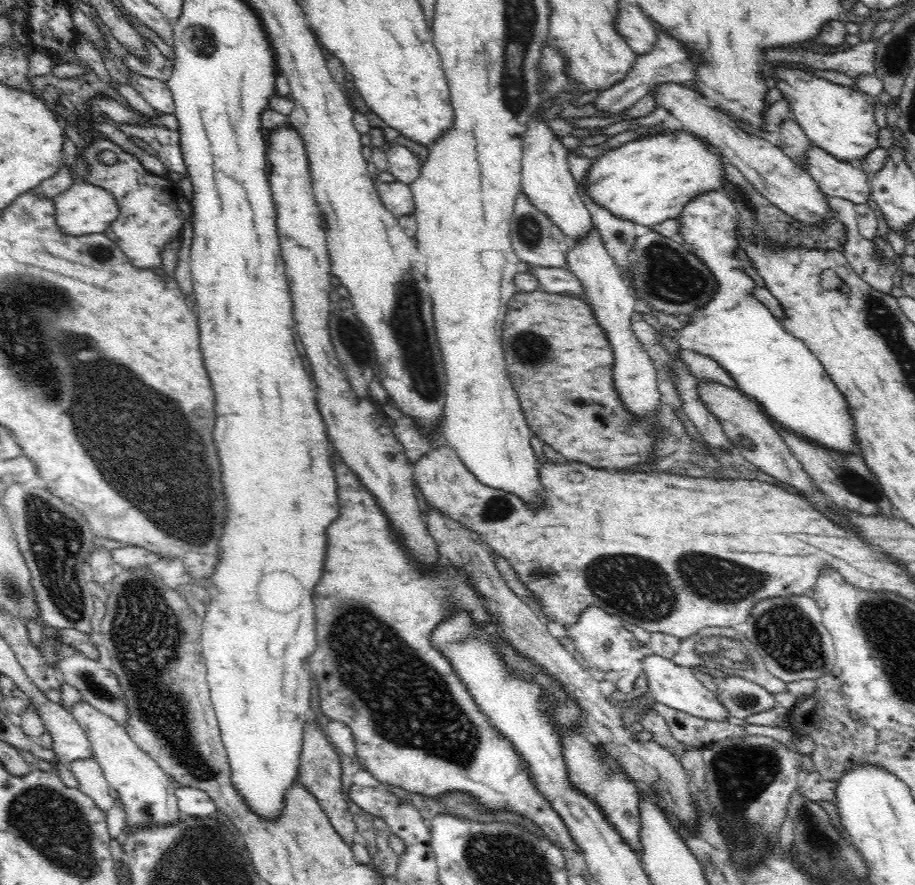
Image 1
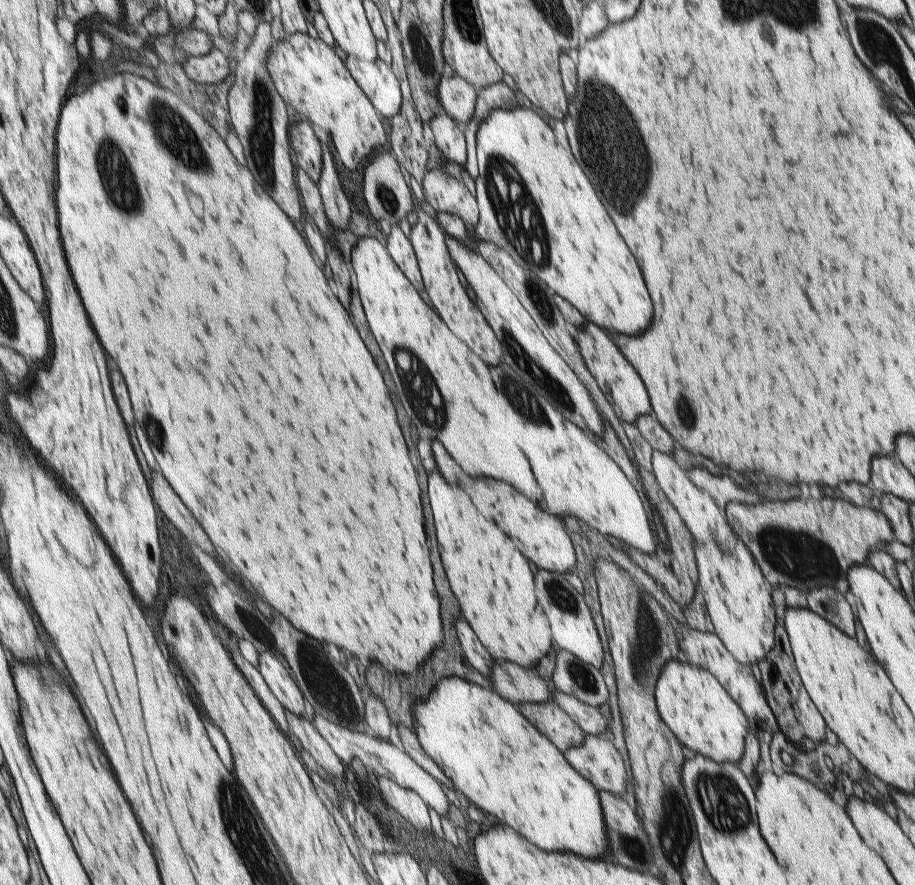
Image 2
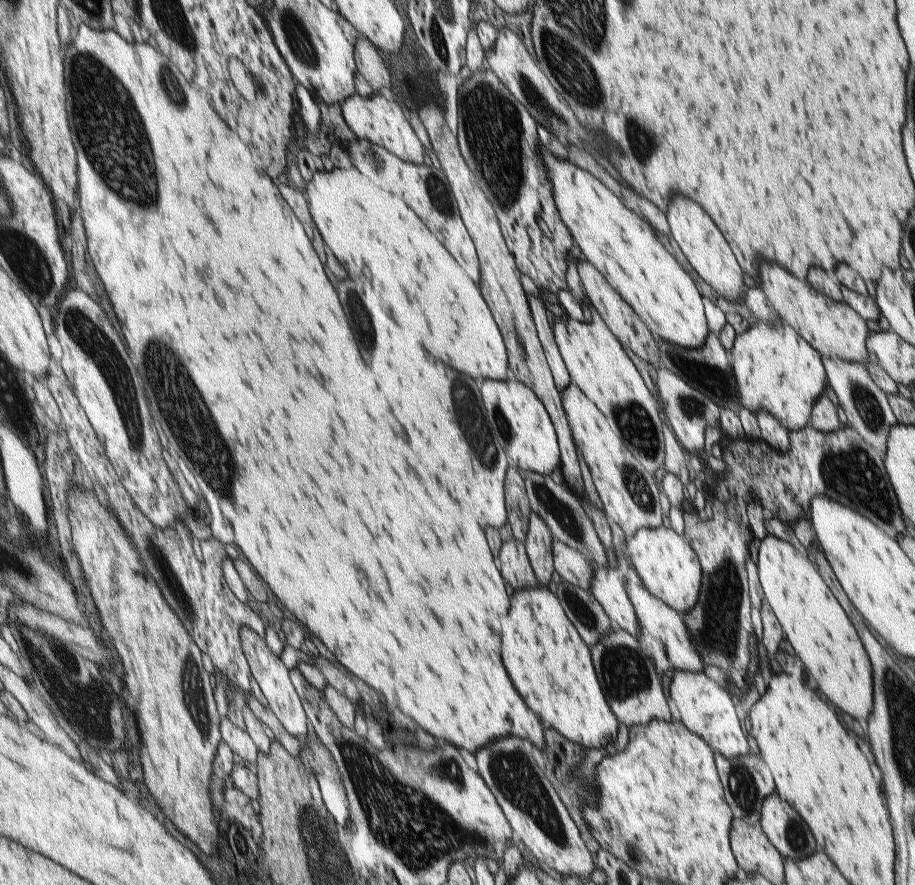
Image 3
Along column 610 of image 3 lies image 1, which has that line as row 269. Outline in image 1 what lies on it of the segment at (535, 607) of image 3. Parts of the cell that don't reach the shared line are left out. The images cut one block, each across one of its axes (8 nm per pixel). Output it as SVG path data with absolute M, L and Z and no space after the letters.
M710 190L704 194L698 194L684 206L684 214L678 222L682 222L682 240L694 250L694 255L710 269L714 275L716 288L708 302L702 306L700 312L696 312L688 326L682 332L666 330L666 334L674 336L676 344L681 348L692 348L704 356L714 358L730 376L736 380L742 390L756 398L768 415L782 426L785 430L800 436L801 438L812 441L817 447L827 448L834 453L854 454L856 452L856 436L854 436L854 422L848 410L848 401L840 389L833 384L832 379L824 370L824 365L818 360L818 357L808 349L808 347L788 330L782 328L778 318L774 316L766 306L764 306L754 295L752 290L755 282L746 274L745 264L736 257L736 248L738 248L739 236L737 234L737 215L734 201L729 194Z

